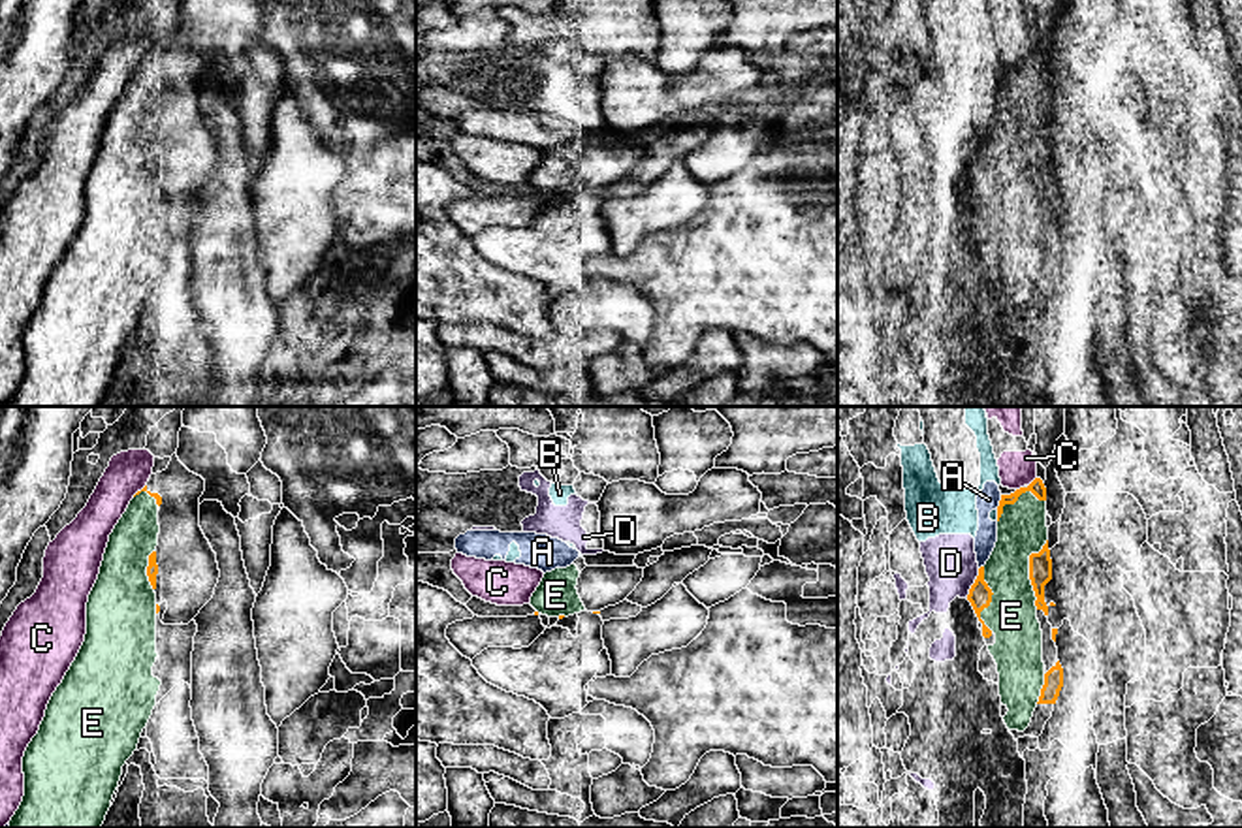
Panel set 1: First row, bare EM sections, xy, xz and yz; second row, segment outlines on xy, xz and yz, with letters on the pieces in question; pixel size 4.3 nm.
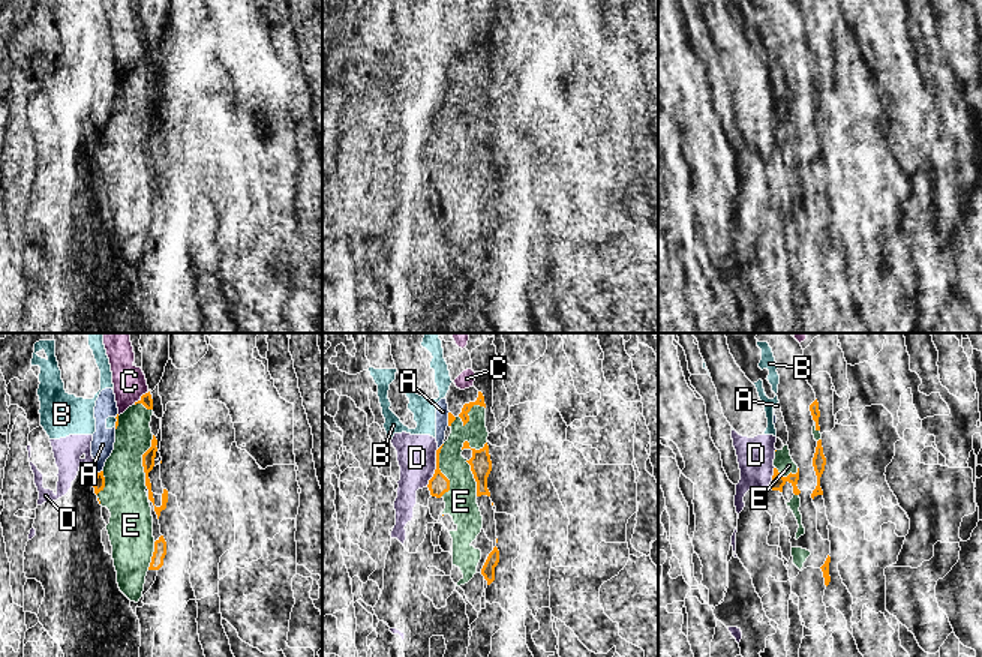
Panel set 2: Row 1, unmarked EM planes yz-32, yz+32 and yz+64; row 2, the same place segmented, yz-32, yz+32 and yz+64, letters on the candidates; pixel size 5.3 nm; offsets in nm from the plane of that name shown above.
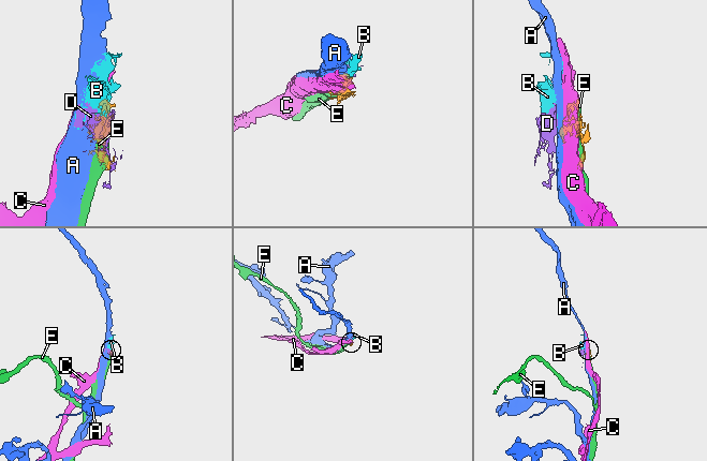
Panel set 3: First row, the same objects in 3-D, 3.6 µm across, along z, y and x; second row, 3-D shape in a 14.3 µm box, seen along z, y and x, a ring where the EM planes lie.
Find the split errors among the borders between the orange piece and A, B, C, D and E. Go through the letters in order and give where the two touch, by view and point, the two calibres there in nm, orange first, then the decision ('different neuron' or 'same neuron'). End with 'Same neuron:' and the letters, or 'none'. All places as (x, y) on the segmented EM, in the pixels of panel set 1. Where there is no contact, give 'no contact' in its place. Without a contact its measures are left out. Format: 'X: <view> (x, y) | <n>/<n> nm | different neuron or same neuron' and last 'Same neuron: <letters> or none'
A: yz (1000, 503) | 70/100 nm | different neuron
B: yz (998, 514) | 70/30 nm | different neuron
C: yz (1032, 482) | 70/160 nm | different neuron
D: yz (973, 584) | 100/220 nm | different neuron
E: yz (1030, 573) | 100/220 nm | same neuron
Same neuron: E

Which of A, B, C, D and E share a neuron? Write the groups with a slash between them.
A / B D / C / E

